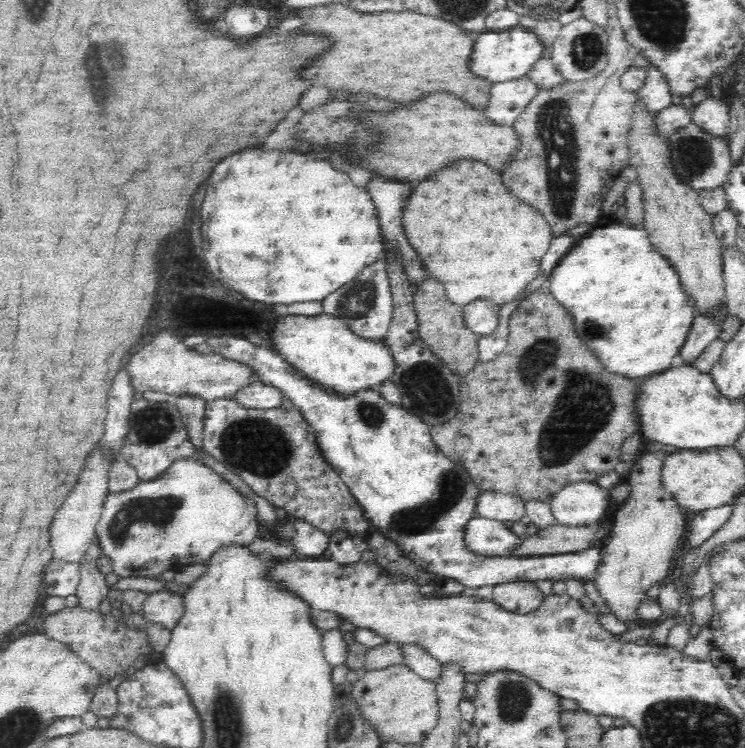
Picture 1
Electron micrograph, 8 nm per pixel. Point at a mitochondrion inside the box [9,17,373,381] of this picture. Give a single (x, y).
(108, 60)

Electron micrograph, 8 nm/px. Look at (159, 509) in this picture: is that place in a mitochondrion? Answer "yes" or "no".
yes

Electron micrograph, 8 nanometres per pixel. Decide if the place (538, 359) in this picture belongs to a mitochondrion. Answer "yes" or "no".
yes

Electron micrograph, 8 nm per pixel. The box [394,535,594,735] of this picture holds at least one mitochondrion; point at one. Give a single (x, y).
(513, 702)

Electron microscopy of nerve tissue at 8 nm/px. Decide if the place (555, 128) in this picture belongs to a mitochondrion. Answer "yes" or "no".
yes

